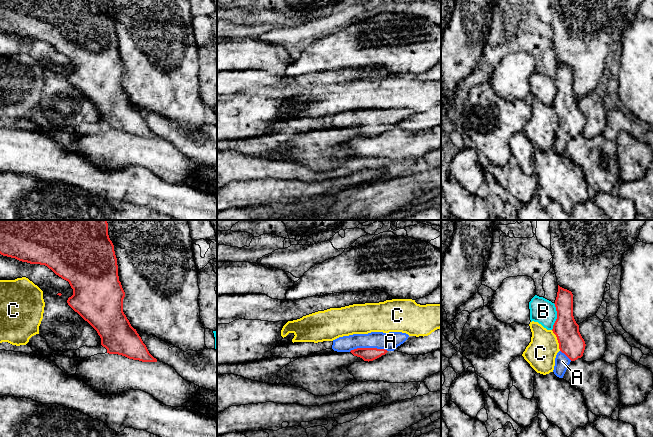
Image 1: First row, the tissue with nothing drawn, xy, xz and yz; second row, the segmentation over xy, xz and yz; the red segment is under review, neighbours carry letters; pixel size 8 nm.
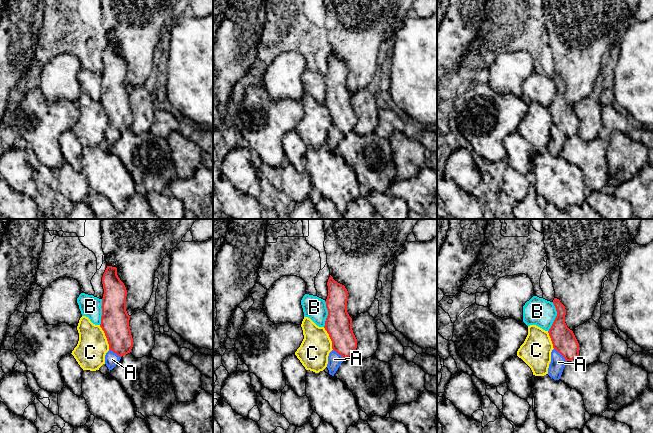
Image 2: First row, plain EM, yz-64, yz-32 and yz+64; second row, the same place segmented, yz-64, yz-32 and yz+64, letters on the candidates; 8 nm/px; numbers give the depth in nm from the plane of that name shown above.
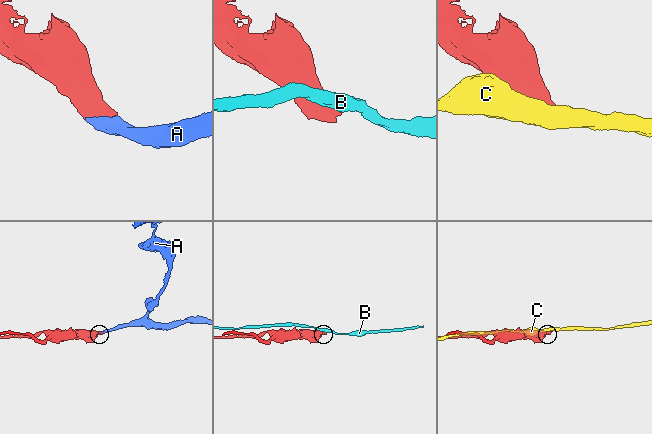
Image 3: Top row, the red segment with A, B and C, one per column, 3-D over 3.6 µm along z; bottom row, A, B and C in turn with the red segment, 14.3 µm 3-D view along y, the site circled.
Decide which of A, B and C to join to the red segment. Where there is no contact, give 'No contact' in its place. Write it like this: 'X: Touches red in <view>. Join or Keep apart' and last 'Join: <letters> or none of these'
A: Touches red in xz. Join
B: Touches red in yz. Keep apart
C: Touches red in yz. Keep apart
Join: A

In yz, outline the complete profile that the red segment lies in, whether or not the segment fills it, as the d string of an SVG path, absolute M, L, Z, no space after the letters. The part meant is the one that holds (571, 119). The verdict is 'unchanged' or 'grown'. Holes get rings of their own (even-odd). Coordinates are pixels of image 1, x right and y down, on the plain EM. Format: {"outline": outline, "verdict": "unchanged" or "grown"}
{"outline": "M558 61L555 76L557 95L553 101L560 127L555 134L554 150L563 154L568 141L583 132L585 117L579 108L579 101L573 92L573 70Z", "verdict": "grown"}

